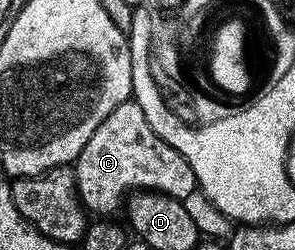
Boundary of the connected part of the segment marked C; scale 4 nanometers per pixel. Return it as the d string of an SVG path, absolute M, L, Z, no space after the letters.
M131 98L114 106L114 110L110 110L110 114L102 118L102 126L98 126L98 130L90 134L90 142L82 146L82 154L78 154L74 162L74 171L76 173L76 193L80 195L80 203L89 213L96 212L92 214L100 218L111 217L116 214L112 212L118 211L119 208L121 211L126 197L137 190L161 192L164 196L187 201L188 195L192 191L195 193L198 188L194 170L190 170L190 162L186 162L186 158L182 158L182 154L178 154L174 146L162 142L162 138L158 138L158 134L150 130L150 122L146 122L146 114L142 114L142 106L138 106Z

